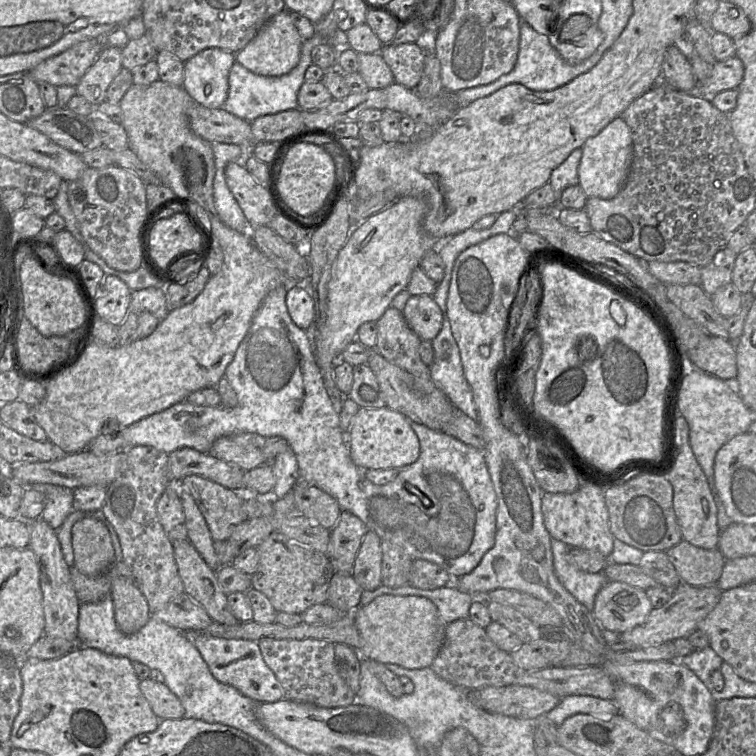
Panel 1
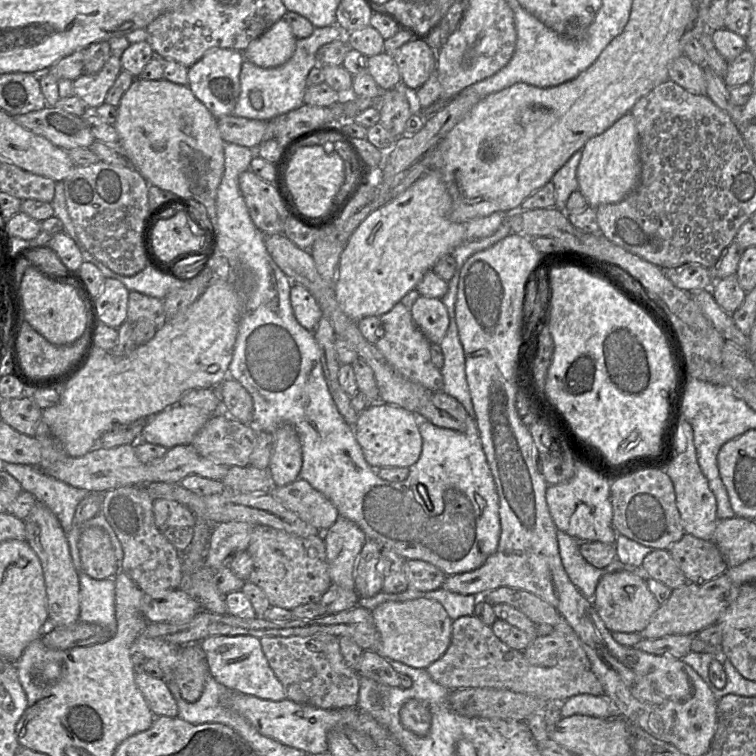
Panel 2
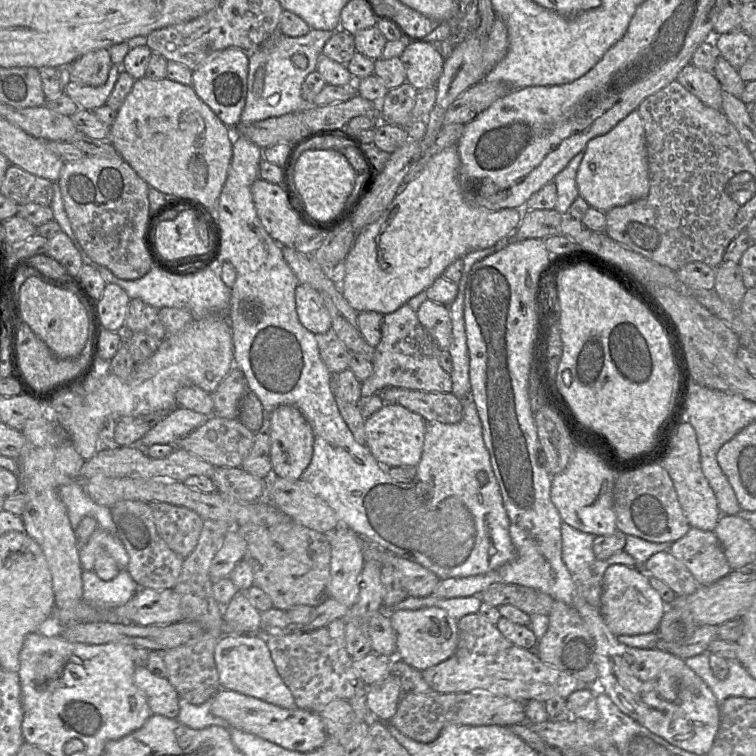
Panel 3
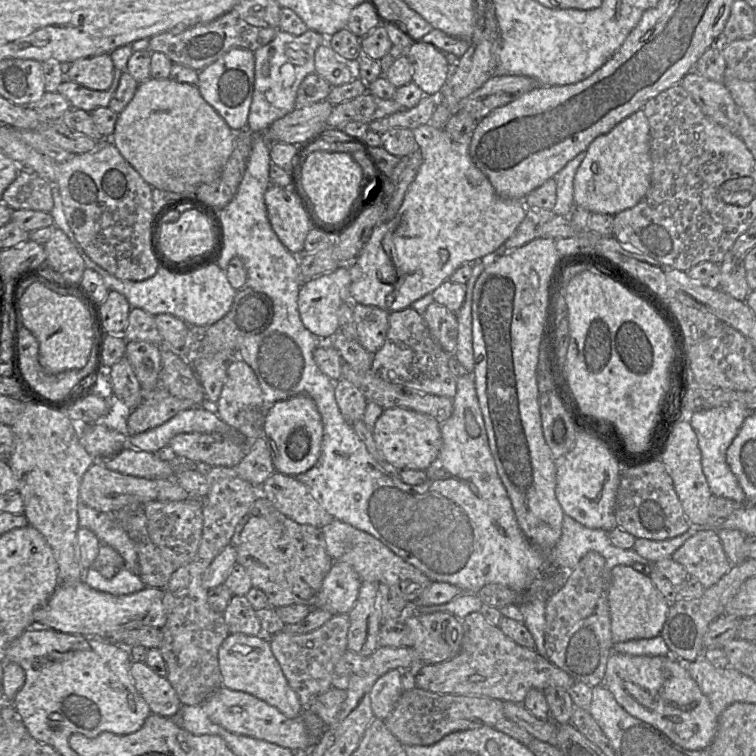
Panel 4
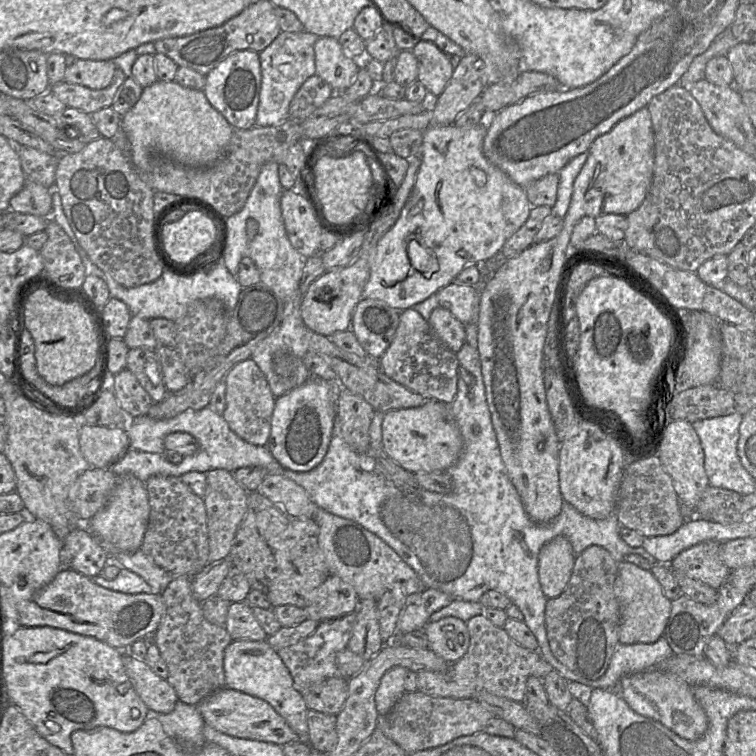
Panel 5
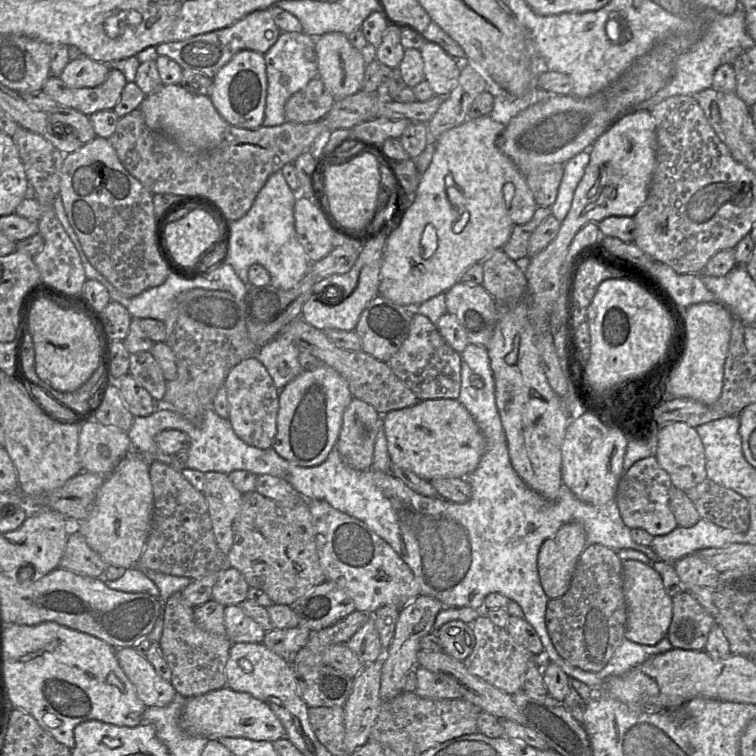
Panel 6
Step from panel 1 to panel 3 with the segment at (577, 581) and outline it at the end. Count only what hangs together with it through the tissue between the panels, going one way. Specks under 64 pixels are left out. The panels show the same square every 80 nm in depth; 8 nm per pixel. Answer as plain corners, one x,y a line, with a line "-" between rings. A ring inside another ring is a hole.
561,523
561,557
571,575
590,569
597,576
603,577
606,569
614,564
635,566
636,560
621,550
606,560
598,560
592,550
595,535
581,532
570,525

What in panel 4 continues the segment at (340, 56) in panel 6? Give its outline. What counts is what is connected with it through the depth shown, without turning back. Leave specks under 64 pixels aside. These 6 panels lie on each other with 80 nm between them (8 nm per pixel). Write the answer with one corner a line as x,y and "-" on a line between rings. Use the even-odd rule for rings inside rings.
327,42
316,49
314,66
315,72
332,87
349,83
357,77
353,65
339,58

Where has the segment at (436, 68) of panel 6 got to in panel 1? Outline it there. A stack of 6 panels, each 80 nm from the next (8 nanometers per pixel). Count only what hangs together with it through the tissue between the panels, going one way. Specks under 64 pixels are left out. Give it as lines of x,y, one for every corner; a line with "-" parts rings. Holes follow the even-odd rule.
422,43
384,44
380,54
391,69
395,83
415,90
424,70
426,50

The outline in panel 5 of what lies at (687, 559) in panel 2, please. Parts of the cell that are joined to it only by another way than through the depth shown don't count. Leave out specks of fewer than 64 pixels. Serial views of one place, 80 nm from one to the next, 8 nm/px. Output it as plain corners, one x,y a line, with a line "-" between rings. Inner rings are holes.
717,541
698,543
680,552
671,569
718,589
731,571
720,557
720,547

